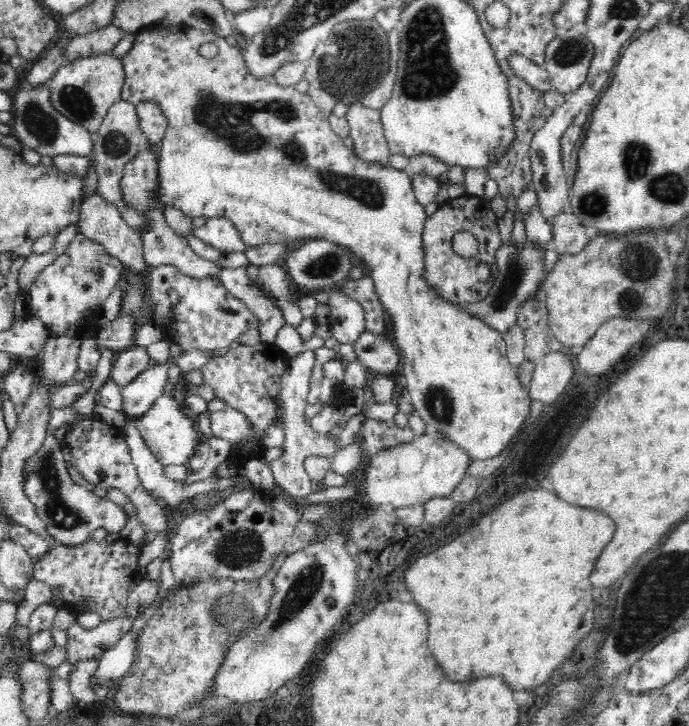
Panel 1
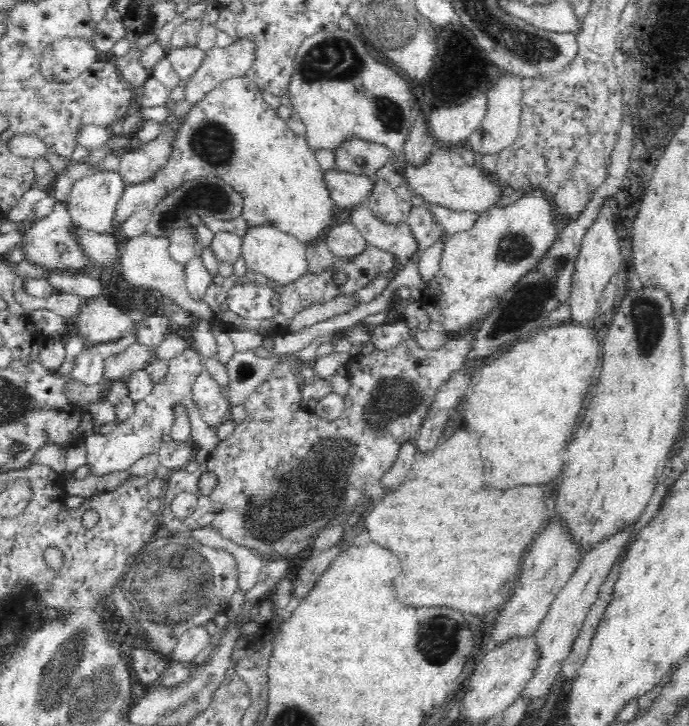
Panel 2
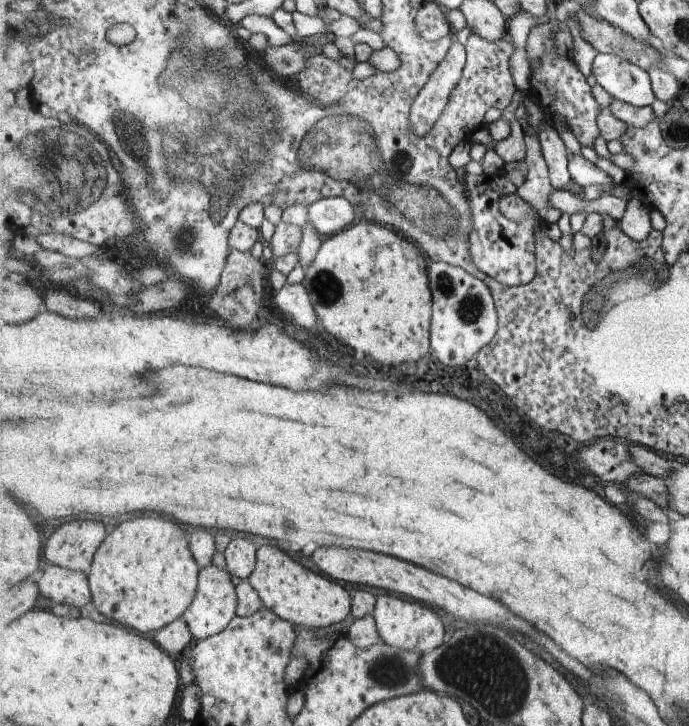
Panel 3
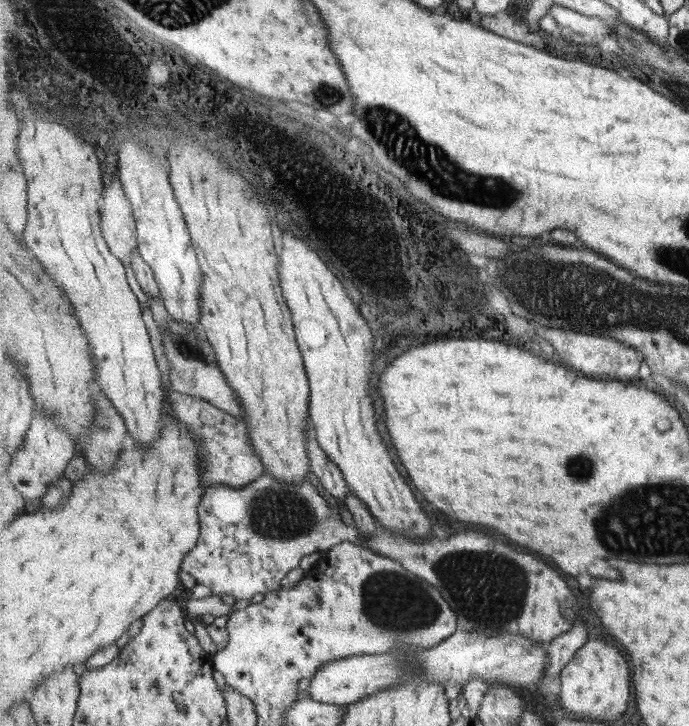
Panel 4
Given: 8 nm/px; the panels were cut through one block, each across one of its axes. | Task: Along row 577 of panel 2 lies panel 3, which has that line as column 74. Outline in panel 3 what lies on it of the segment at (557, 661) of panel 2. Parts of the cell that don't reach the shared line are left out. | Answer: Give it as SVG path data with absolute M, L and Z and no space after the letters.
M49 563L38 576L37 582L41 594L57 604L67 602L67 604L80 609L87 606L92 600L89 578L85 573Z

